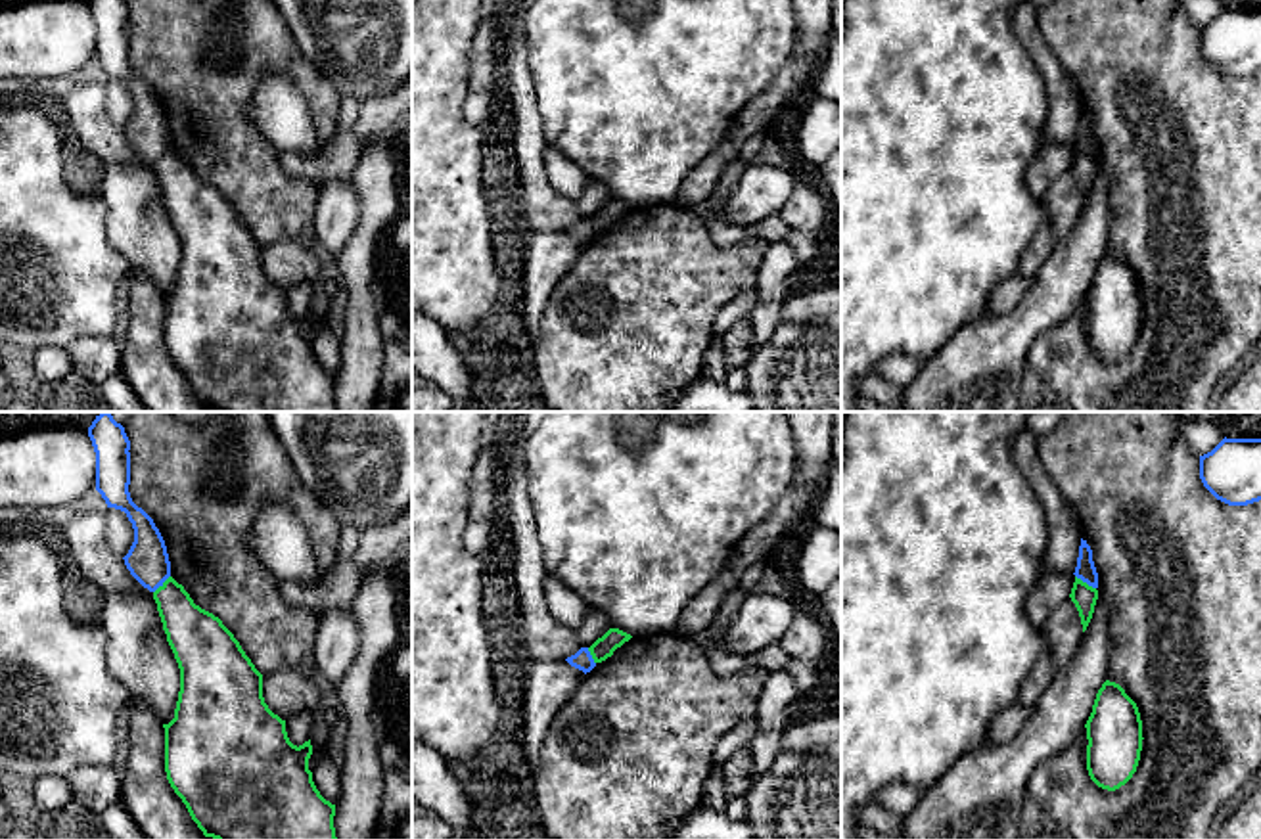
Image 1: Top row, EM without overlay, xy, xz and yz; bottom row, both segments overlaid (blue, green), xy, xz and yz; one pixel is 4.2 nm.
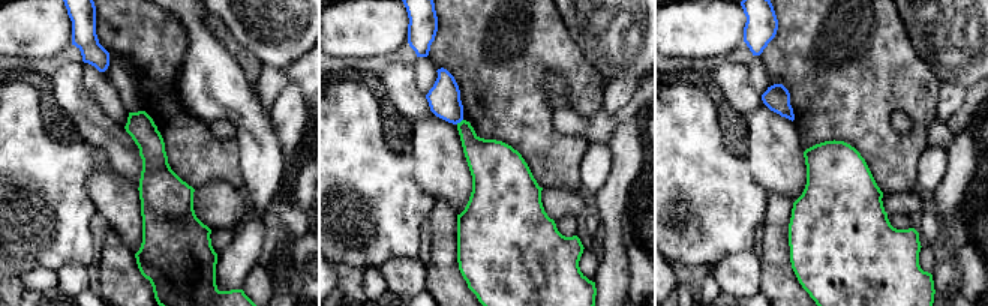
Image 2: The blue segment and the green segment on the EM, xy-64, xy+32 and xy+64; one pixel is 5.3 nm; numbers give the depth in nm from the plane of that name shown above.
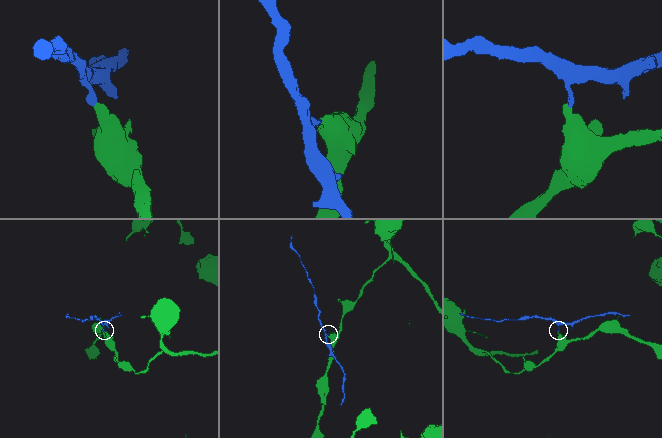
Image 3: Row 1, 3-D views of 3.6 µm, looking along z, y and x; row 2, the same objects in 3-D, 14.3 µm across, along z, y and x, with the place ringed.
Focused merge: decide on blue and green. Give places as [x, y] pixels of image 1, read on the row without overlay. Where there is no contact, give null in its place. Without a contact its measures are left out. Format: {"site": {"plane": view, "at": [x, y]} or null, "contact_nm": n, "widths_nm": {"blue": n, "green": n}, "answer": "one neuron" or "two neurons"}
{"site": {"plane": "yz", "at": [1085, 152]}, "contact_nm": 110, "widths_nm": {"blue": 90, "green": 100}, "answer": "two neurons"}

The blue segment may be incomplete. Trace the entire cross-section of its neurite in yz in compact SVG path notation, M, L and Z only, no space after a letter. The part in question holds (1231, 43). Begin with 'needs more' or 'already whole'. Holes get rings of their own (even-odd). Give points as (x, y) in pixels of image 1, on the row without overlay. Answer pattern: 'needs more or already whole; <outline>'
already whole; M1223 10L1200 27L1204 57L1228 77L1261 71L1261 10Z

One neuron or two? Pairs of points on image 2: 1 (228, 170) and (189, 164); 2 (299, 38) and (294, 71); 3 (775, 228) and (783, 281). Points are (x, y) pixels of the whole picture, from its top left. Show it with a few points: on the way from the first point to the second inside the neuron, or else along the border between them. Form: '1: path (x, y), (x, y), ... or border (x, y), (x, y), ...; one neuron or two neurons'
1: path (219, 164), (198, 164); one neuron
2: border (303, 54), (284, 69); two neurons
3: path (775, 242), (775, 267); one neuron

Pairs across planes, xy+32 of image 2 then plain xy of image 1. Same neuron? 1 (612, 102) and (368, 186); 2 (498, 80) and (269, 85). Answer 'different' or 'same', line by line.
1: different
2: different

